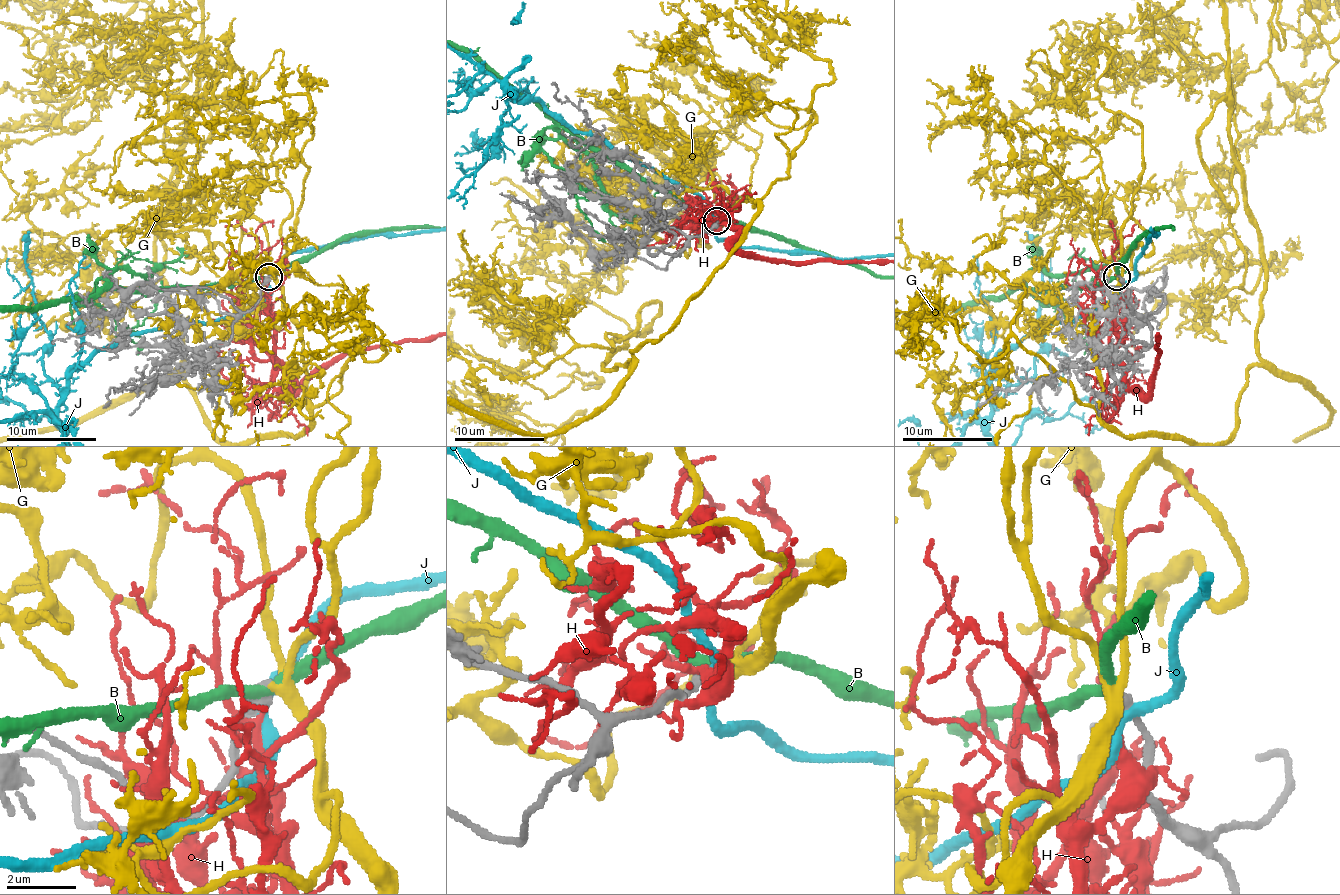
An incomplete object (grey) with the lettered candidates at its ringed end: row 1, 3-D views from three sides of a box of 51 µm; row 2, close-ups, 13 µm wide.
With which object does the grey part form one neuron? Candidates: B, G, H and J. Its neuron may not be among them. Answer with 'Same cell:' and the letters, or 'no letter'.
Same cell: G

